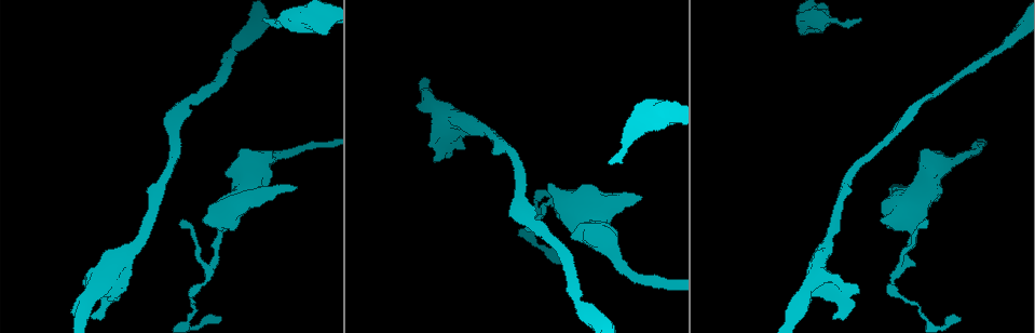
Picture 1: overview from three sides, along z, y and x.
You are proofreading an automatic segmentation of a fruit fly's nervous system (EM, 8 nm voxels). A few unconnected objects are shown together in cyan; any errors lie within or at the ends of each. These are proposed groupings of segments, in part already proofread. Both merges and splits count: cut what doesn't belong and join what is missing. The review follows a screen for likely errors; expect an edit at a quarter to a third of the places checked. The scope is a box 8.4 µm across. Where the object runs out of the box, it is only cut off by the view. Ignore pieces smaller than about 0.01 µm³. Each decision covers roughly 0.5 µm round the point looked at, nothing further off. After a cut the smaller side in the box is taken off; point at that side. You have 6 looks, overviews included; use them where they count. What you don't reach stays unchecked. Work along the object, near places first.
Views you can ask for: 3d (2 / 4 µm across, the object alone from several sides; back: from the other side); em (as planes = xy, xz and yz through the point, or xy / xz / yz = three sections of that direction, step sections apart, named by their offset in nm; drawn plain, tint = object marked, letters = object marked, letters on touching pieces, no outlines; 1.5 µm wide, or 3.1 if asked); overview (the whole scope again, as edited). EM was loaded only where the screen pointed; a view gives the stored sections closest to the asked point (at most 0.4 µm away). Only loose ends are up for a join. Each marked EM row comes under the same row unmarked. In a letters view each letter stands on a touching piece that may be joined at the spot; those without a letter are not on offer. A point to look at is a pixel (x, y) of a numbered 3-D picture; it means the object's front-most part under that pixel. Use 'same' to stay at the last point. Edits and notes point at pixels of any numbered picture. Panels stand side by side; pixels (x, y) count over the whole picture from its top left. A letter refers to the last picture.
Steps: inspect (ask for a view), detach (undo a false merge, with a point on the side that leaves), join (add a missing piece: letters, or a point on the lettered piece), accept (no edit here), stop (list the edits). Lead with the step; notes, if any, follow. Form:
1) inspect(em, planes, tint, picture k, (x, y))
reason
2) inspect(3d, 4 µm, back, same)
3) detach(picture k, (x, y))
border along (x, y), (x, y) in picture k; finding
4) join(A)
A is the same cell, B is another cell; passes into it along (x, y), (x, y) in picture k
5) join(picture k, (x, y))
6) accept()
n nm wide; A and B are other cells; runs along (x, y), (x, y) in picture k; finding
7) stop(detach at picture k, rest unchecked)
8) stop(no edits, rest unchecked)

inspect(3d, 2 µm, picture 1, (208, 270))
abrupt turn

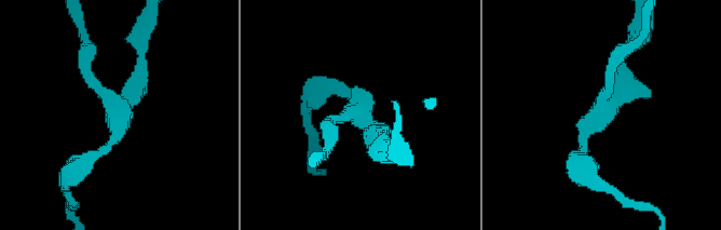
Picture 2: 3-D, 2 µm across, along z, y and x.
inspect(em, planes, tint, picture 2, (117, 110))
3 arms

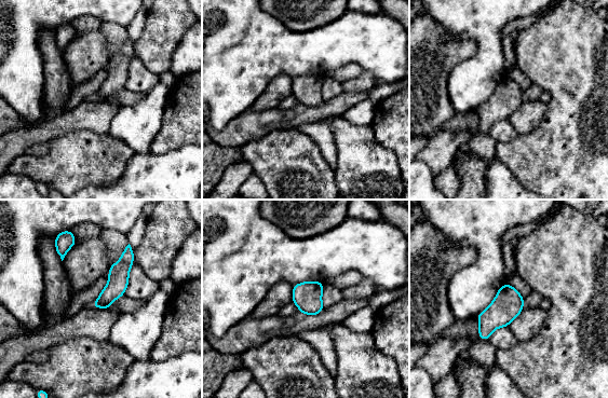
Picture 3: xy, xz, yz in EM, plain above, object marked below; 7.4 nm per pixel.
inspect(em, planes, letters, same)

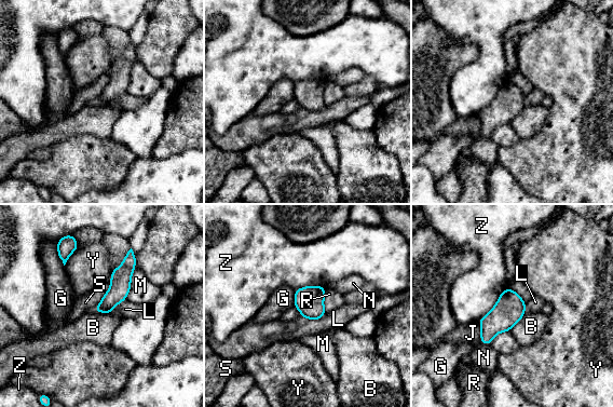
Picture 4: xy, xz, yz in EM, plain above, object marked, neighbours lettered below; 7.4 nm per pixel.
accept()
B, G, J, L, M, N, R, S, Y and Z are other cells; border along (111, 274), (109, 289), (95, 307) in picture 4; all the same neuron

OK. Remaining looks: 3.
inspect(3d, 2 µm, back, picture 1, (128, 280))
free end

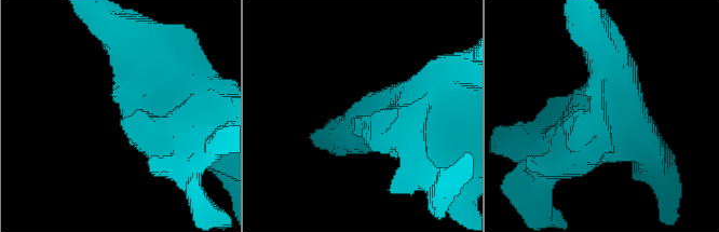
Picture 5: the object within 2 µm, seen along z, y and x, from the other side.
inspect(em, xy, step 4, letters, picture 5, (124, 121))
arms of 200, 480 nm; now the EM

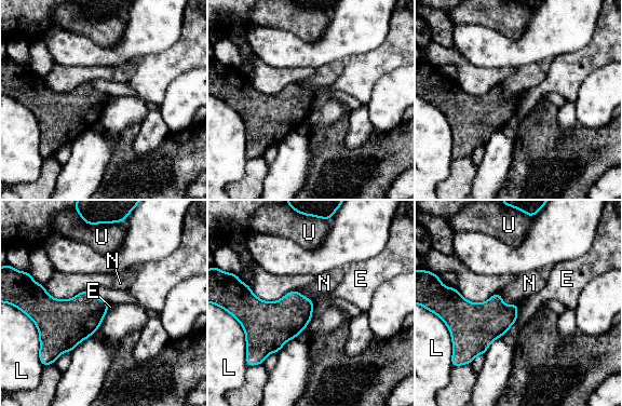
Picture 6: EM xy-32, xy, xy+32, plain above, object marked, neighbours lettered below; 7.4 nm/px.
accept()
E, L, N and U are other cells; border along (518, 303), (515, 321) in picture 6; no lettered piece goes on from it

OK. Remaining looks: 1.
stop(no edits, rest unchecked)

